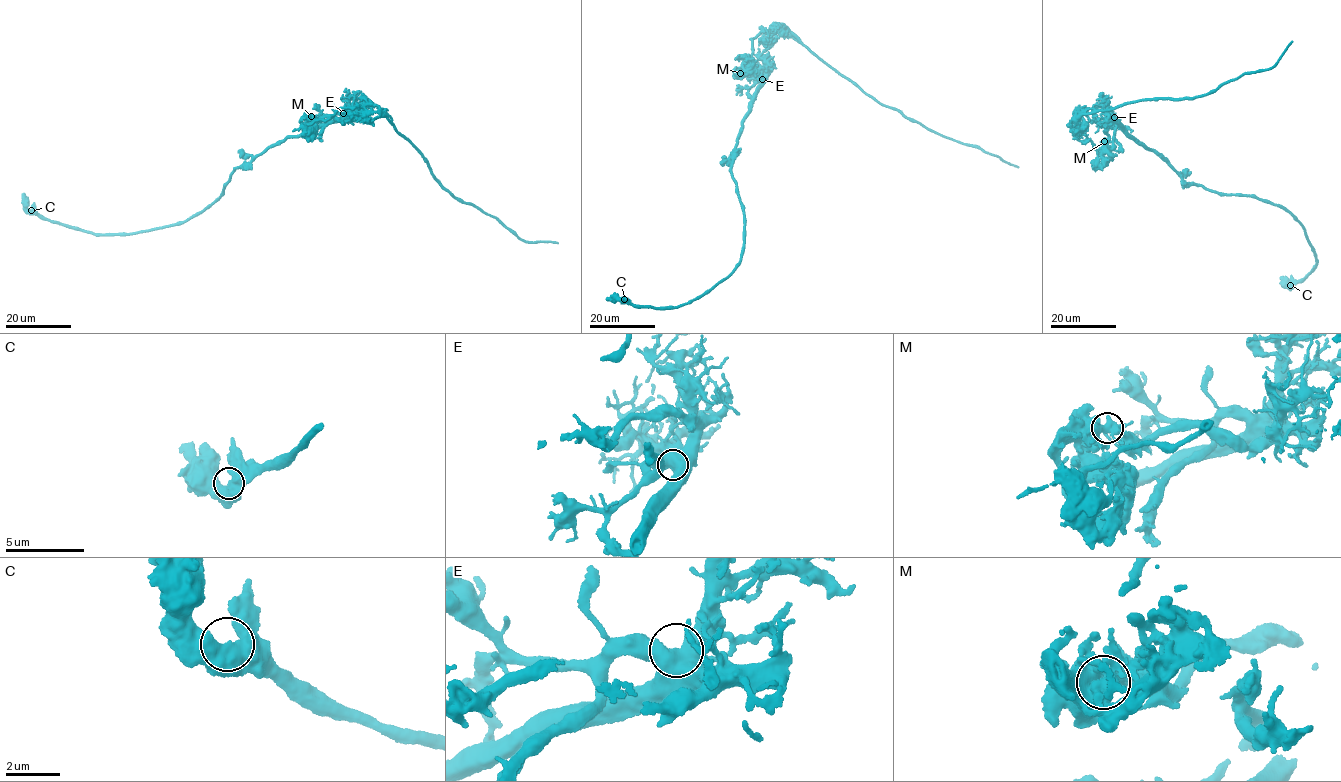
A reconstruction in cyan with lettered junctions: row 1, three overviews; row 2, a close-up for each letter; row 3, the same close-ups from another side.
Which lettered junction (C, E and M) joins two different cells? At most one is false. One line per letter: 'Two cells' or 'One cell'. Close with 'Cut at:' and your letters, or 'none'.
C: One cell
E: One cell
M: Two cells
Cut at: M

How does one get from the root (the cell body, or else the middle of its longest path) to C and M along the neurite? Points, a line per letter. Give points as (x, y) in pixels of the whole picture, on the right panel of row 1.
C: (1108, 125), (1119, 122), (1167, 159), (1185, 182), (1253, 197), (1292, 213), (1317, 261), (1290, 285)
M: (1108, 125), (1104, 132), (1108, 139), (1104, 141)

